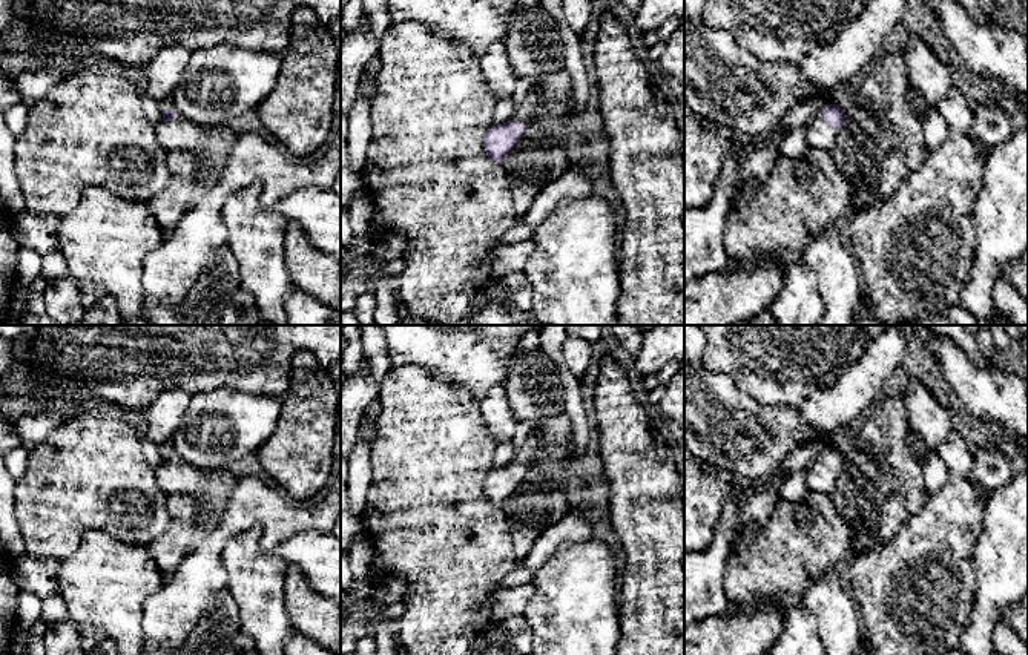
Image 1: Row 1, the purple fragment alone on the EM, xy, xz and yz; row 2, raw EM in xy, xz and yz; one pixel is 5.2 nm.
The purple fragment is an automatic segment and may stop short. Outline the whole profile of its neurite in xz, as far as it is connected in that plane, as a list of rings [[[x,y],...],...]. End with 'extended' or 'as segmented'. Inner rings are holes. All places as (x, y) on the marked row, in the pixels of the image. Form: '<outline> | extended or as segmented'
[[[532,86],[523,103],[514,110],[511,120],[500,126],[493,126],[486,132],[483,147],[489,160],[505,163],[537,115],[540,106],[539,92],[540,89]]] | extended

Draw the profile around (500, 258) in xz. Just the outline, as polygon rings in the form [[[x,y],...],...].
[[[531,239],[508,245],[496,242],[488,252],[488,270],[496,276],[511,270],[523,270],[534,250],[535,244]]]

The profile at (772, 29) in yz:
[[[706,0],[704,23],[733,34],[763,61],[799,63],[812,49],[832,43],[864,11],[868,0]]]

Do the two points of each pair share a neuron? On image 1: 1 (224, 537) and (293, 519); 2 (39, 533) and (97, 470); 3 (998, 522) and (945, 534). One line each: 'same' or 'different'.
1: same
2: same
3: different

